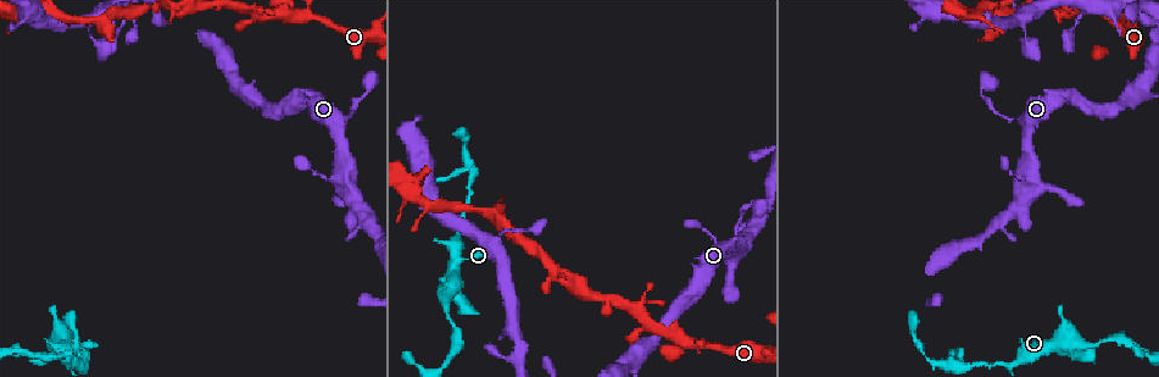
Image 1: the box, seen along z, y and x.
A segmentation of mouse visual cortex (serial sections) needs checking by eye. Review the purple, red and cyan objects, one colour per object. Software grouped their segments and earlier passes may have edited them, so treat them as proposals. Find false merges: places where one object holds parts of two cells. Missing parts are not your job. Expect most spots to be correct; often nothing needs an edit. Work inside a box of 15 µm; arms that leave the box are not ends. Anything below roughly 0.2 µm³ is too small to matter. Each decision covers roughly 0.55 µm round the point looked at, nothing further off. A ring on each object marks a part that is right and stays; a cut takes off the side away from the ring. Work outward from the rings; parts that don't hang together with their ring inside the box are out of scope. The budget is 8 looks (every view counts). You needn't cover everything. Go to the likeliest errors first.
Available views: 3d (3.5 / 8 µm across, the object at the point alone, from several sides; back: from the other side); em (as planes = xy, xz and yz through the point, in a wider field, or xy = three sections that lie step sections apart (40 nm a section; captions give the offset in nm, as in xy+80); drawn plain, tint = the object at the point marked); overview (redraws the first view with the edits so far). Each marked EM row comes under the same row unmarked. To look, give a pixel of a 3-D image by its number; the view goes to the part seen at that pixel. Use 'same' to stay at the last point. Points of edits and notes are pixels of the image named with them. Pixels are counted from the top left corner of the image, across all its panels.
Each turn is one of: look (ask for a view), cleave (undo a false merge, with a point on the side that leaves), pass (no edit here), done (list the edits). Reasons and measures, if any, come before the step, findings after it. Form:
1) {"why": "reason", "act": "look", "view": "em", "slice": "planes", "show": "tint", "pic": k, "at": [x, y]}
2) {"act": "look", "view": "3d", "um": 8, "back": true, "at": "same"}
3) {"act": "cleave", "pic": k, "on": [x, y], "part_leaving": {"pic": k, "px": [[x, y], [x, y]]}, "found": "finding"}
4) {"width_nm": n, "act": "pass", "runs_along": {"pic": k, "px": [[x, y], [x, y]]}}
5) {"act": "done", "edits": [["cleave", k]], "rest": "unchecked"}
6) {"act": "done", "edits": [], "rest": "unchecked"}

{"why": "abrupt turn", "act": "look", "view": "3d", "um": 3.5, "pic": 1, "at": [949, 364]}

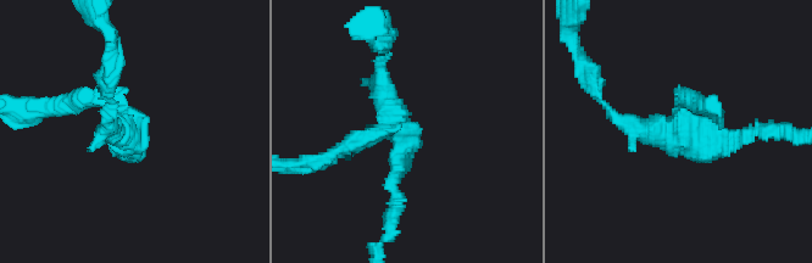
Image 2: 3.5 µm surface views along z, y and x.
{"act": "look", "view": "em", "slice": "xy", "step": 2, "show": "tint", "pic": 2, "at": [128, 131]}

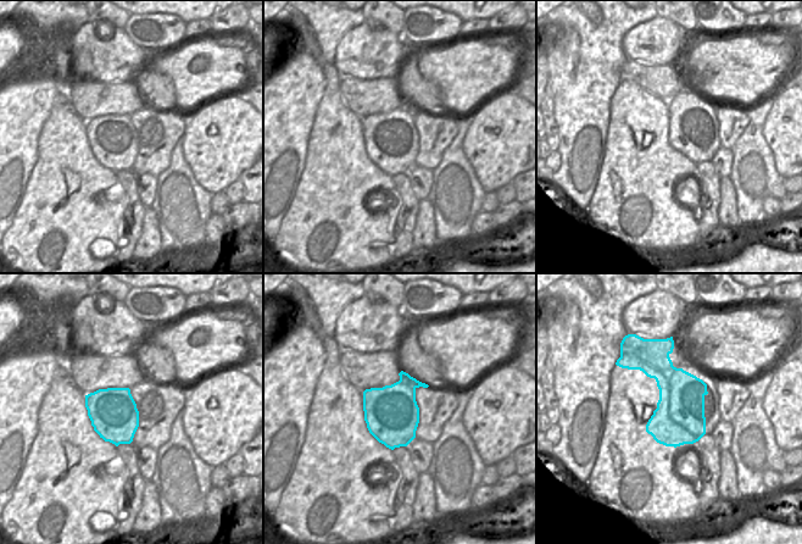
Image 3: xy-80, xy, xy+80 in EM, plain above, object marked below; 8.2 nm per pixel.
{"why": "another direction", "act": "look", "view": "em", "slice": "xy", "step": 3, "show": "tint", "at": "same"}

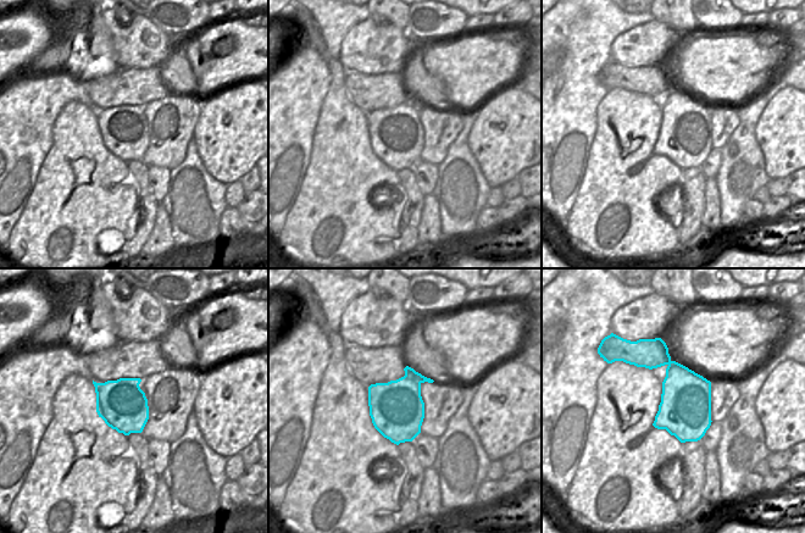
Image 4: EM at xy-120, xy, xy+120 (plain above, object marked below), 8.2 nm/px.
{"act": "cleave", "pic": 2, "on": [357, 136], "found": "a second cell is stuck on"}

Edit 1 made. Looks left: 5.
{"act": "look", "view": "overview"}

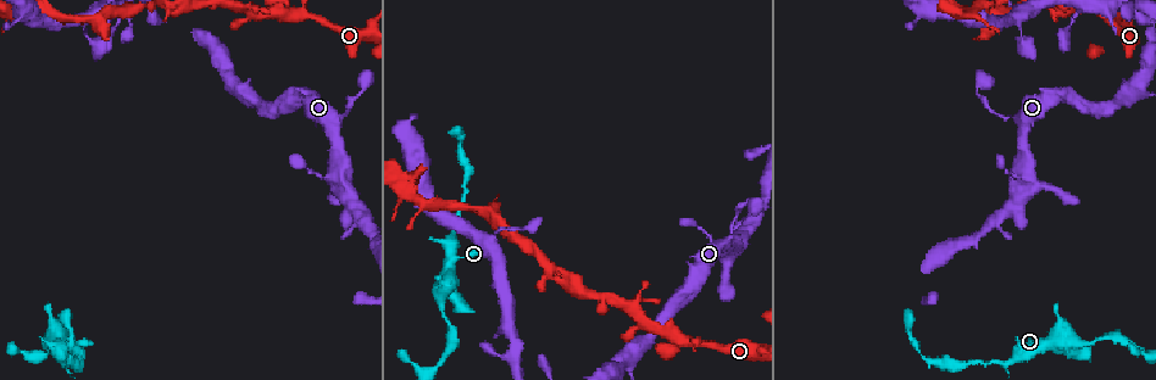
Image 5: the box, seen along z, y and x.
{"why": "thin neck", "act": "look", "view": "3d", "um": 3.5, "pic": 5, "at": [681, 339]}

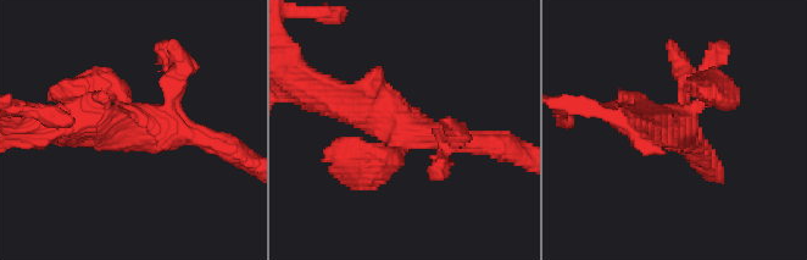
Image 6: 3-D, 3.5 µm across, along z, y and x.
{"act": "pass", "runs_along": {"pic": 6, "px": [[485, 144], [396, 130], [335, 94]]}, "found": "all the same cell"}

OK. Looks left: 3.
{"why": "thick turns thin", "act": "look", "view": "3d", "um": 3.5, "pic": 5, "at": [336, 121]}

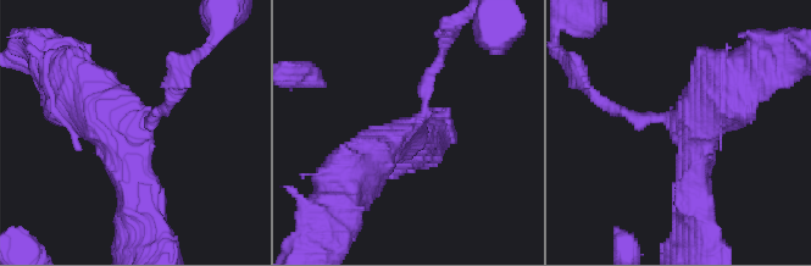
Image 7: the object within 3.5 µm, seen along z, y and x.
{"why": "need the tissue", "act": "look", "view": "em", "slice": "planes", "show": "tint", "pic": 7, "at": [142, 124]}

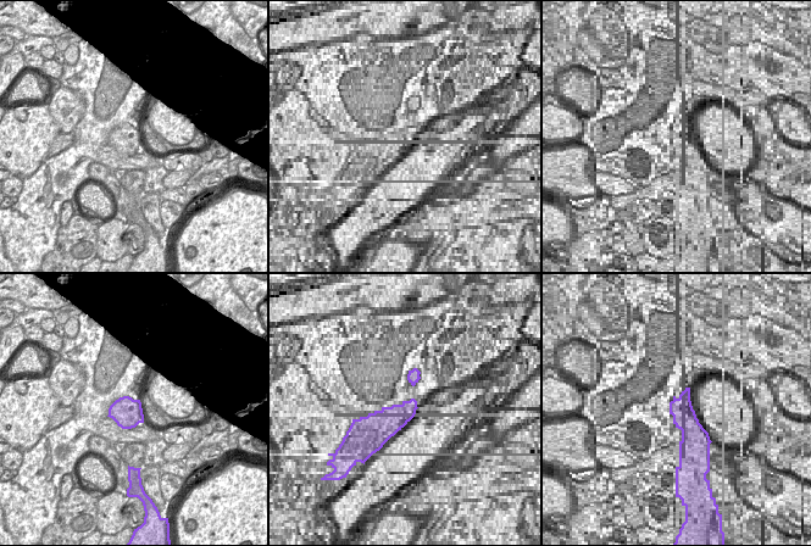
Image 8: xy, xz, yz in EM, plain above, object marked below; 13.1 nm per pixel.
{"act": "pass", "runs_along": {"pic": 7, "px": [[357, 167], [426, 111], [440, 53]]}, "found": "continuous, no second cell"}

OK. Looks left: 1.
{"act": "done", "edits": [["cleave", 2]], "rest": "unchecked"}

